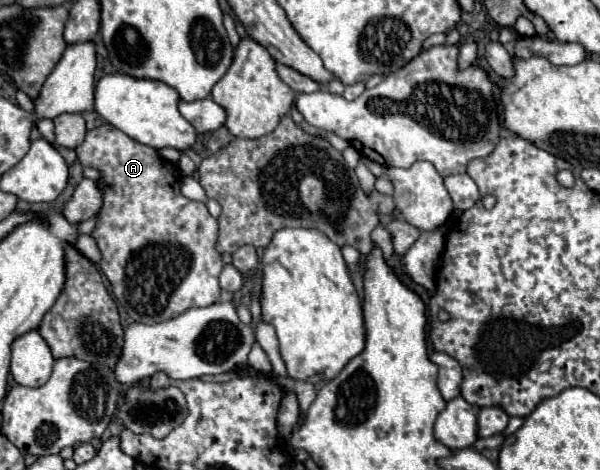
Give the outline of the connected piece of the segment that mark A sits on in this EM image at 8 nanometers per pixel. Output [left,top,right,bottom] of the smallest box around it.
[75,123,223,323]

